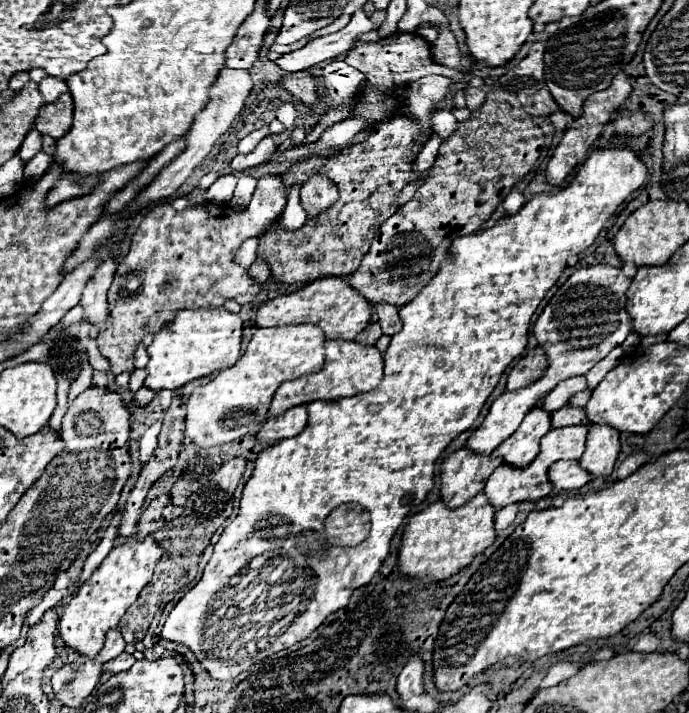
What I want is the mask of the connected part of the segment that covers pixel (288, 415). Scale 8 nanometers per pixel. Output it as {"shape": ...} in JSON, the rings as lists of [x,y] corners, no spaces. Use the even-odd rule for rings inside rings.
{"shape":[[[298,405],[288,409],[286,413],[268,419],[262,429],[256,433],[256,441],[260,443],[276,443],[284,437],[292,437],[298,435],[306,425],[306,407]]]}

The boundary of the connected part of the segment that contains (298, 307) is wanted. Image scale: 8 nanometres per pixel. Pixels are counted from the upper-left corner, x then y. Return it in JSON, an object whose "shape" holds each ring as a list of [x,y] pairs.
{"shape":[[[320,277],[290,295],[274,297],[258,307],[258,327],[282,327],[296,323],[318,325],[326,339],[354,339],[370,321],[370,303],[344,277]]]}

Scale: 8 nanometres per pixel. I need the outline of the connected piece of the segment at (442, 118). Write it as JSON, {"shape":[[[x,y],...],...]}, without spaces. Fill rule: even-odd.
{"shape":[[[444,109],[434,111],[434,115],[432,115],[432,131],[440,137],[442,143],[444,143],[450,135],[454,135],[456,125],[458,125],[458,121],[456,121],[456,117],[454,117],[450,111],[444,111]]]}

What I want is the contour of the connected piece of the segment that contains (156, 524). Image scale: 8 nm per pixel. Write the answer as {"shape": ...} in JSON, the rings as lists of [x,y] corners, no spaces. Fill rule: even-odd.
{"shape":[[[160,495],[154,501],[150,501],[150,505],[146,509],[142,509],[142,515],[136,523],[136,535],[146,537],[146,535],[162,529],[164,527],[164,521],[160,521],[162,519],[162,509],[168,503],[170,503],[170,495]]]}

